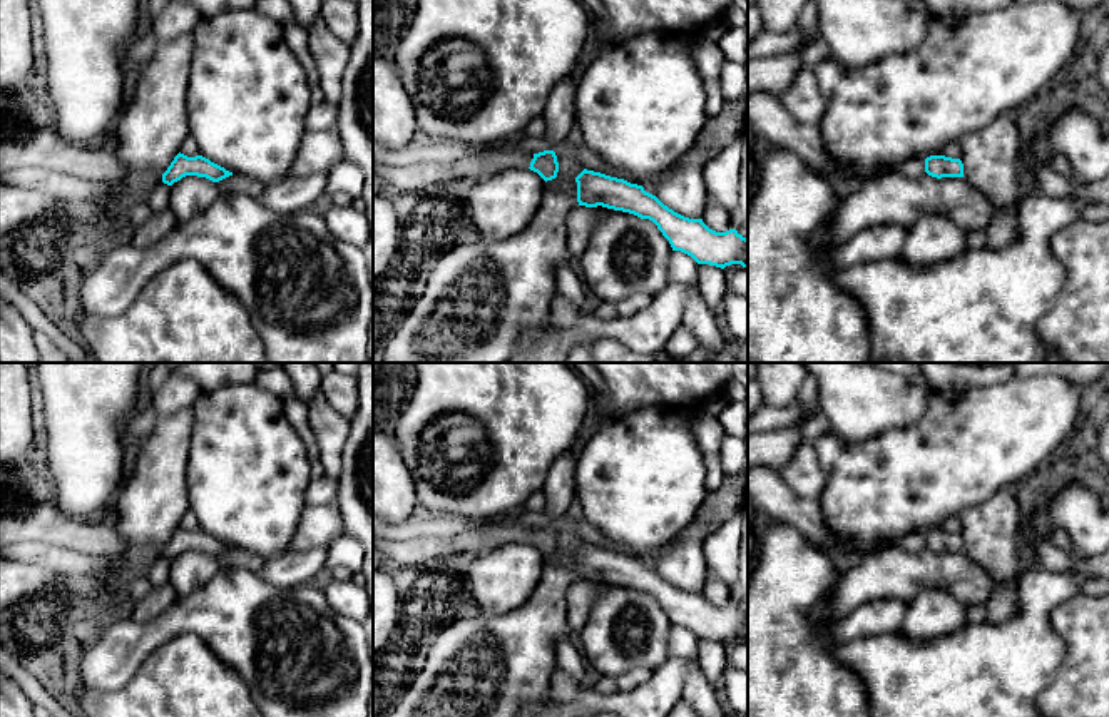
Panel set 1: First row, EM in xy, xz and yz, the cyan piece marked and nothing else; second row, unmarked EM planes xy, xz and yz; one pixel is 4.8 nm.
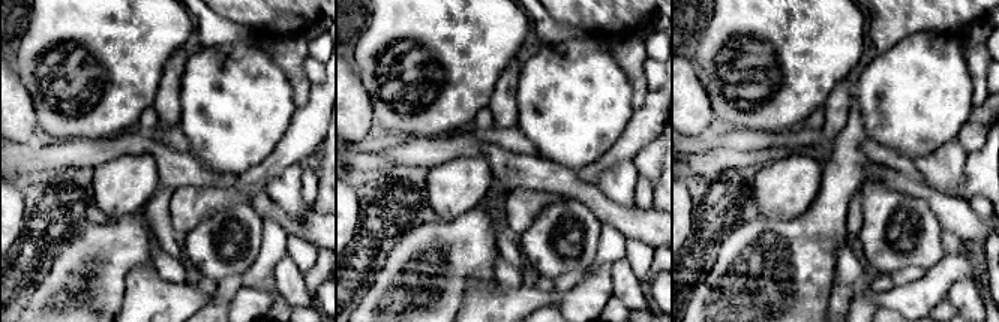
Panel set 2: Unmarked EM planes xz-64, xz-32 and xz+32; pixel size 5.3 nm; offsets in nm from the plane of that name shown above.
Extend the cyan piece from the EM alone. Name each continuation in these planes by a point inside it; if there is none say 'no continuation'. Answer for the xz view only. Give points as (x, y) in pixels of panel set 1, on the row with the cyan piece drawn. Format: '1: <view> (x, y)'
1: xz (492, 161)

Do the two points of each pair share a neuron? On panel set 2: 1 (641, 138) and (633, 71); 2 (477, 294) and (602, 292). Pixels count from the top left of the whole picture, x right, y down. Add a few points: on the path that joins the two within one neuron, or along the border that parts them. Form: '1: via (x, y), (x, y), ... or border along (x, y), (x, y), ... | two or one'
1: border along (650, 89), (645, 101), (635, 110) | two
2: via (509, 298), (570, 298) | one

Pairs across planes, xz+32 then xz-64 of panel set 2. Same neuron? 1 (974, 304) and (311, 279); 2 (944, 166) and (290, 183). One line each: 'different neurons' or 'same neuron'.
1: different neurons
2: same neuron

